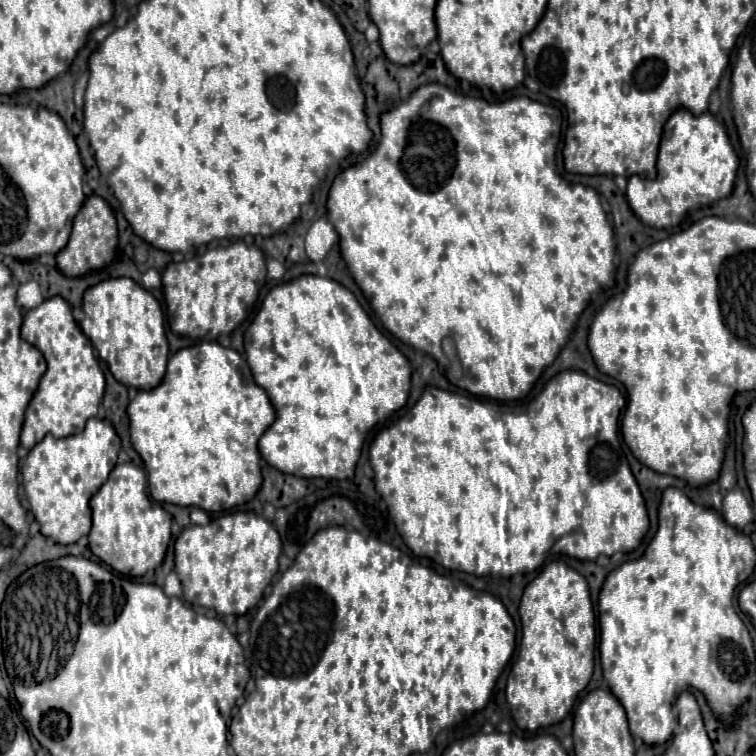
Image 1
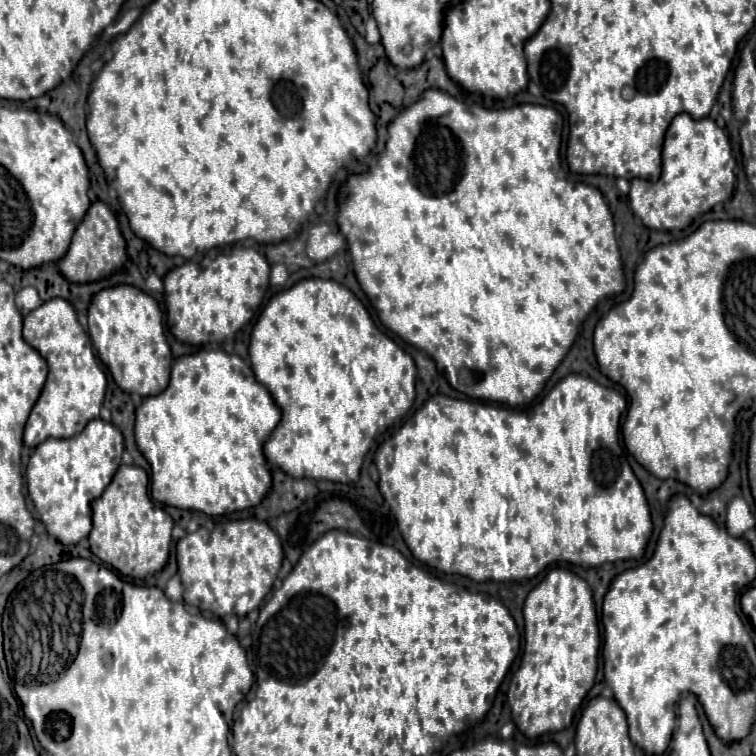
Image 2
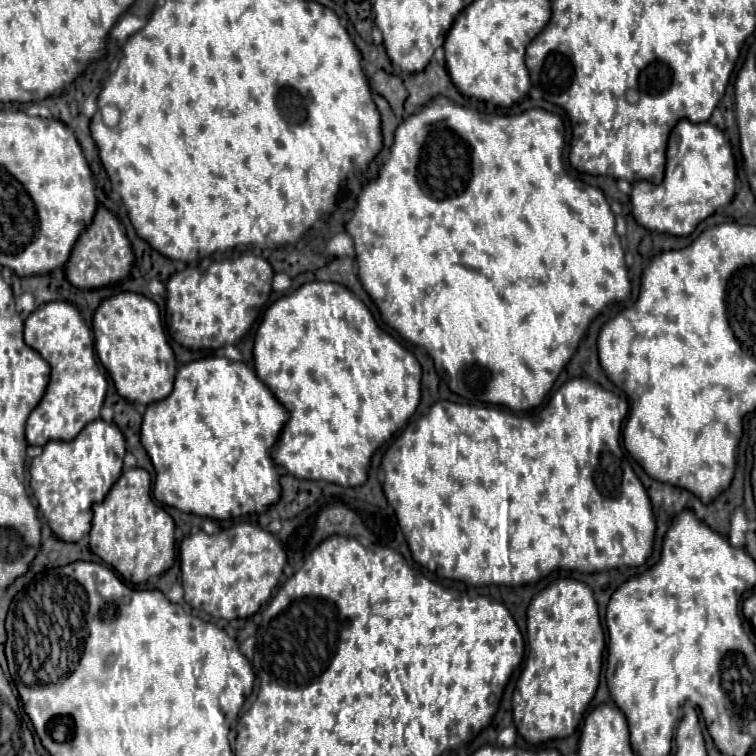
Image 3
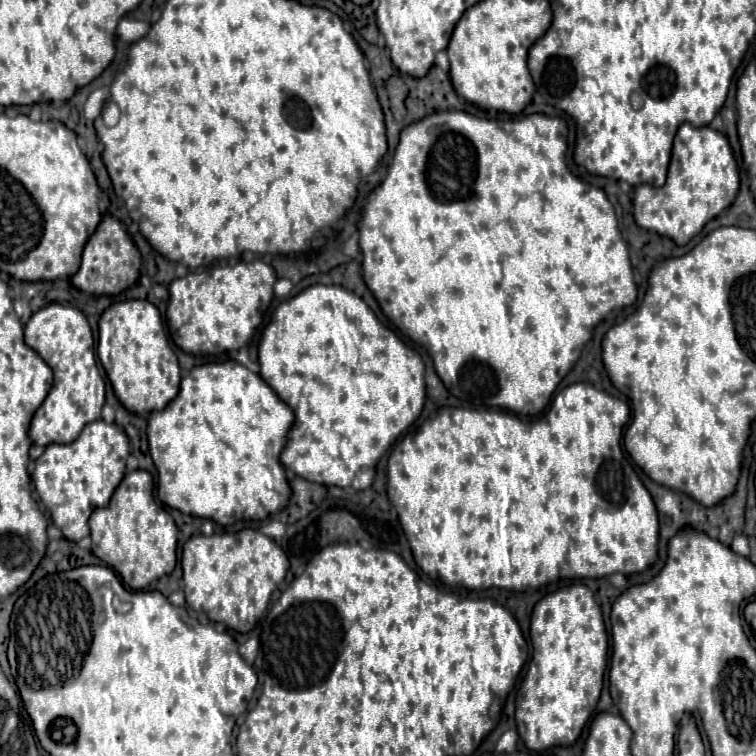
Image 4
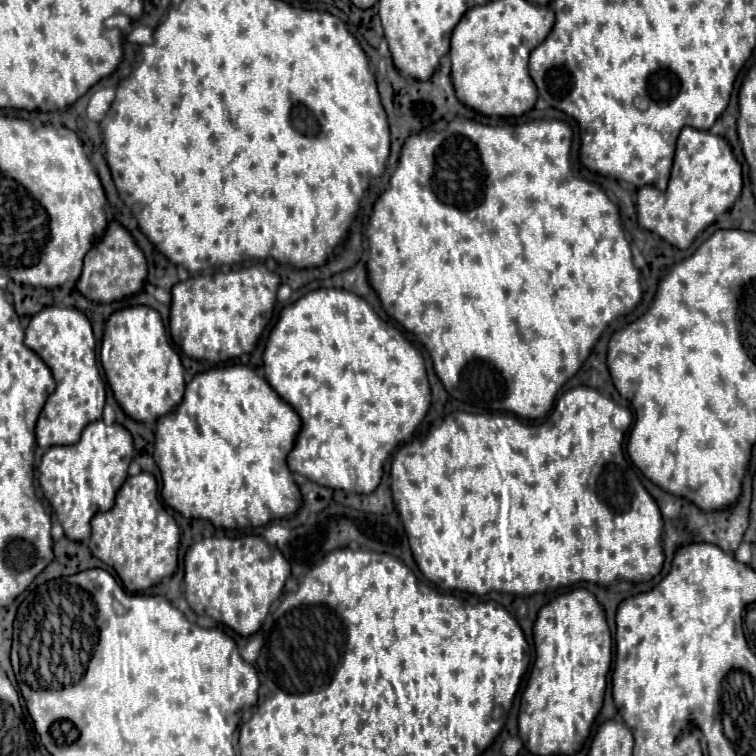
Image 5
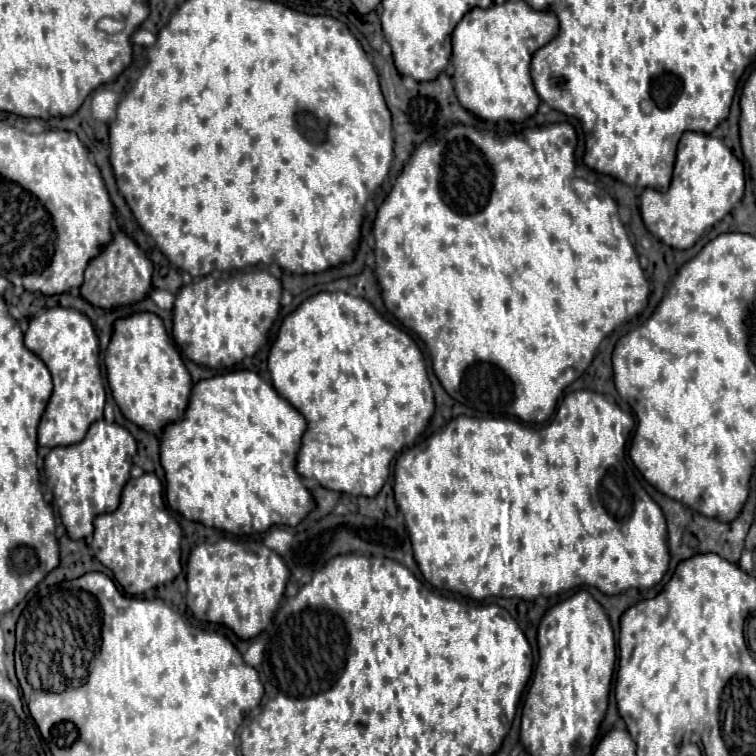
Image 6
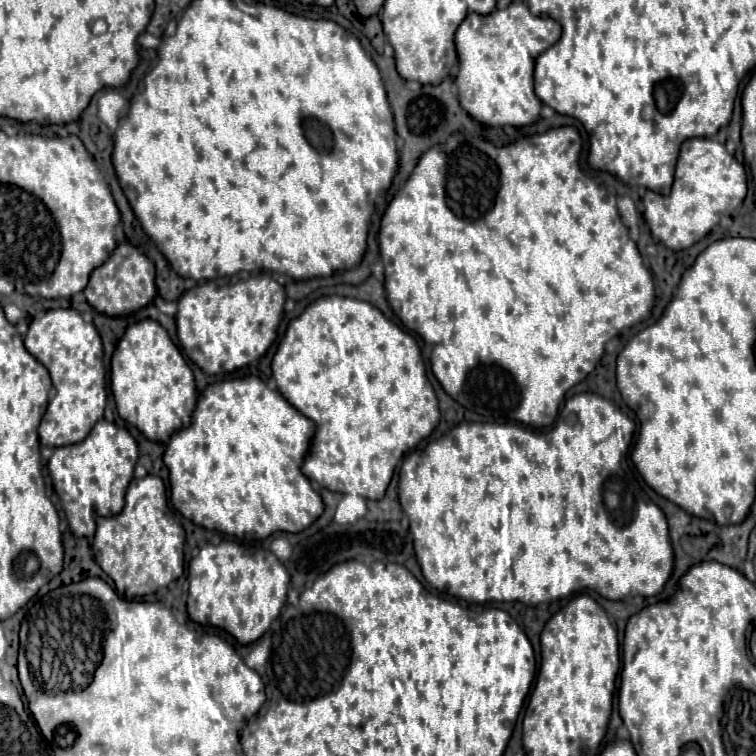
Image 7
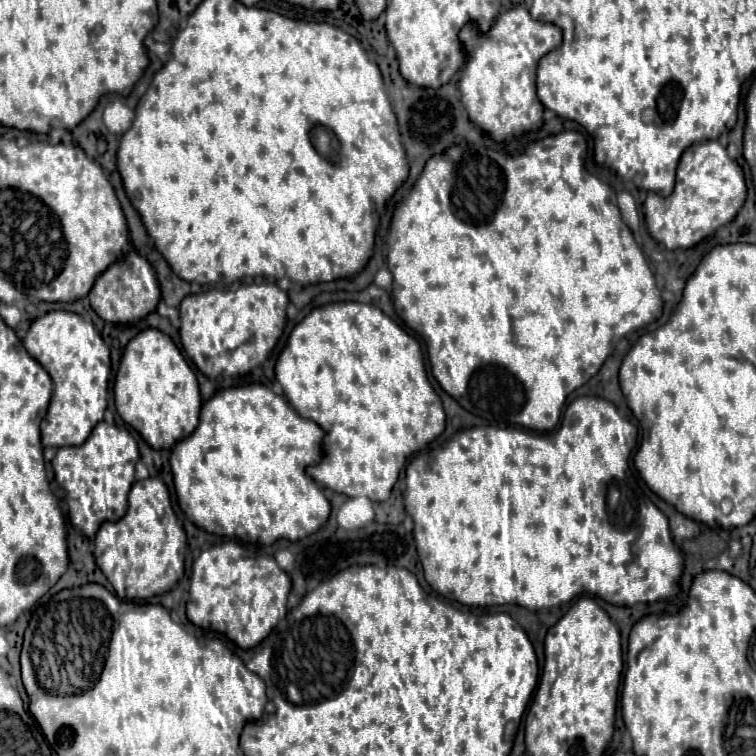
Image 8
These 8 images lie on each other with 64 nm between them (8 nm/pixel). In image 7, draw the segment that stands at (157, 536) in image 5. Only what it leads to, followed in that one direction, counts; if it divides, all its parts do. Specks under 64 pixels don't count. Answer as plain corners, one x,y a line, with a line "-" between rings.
158,476
134,478
126,490
126,504
120,514
98,518
92,552
100,568
114,580
117,593
127,600
154,594
182,576
184,528
168,508
166,488

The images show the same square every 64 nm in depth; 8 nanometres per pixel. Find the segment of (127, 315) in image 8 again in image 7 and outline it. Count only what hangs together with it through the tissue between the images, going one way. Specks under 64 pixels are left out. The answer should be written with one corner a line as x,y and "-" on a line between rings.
120,242
110,254
110,258
102,266
90,272
84,296
90,306
94,306
98,312
104,312
108,316
124,316
128,312
134,312
156,298
154,264
146,254
142,254
130,242

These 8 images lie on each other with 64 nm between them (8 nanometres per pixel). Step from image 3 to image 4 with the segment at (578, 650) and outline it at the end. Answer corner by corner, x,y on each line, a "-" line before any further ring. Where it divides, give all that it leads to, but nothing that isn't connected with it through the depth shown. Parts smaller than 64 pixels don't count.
568,584
546,594
530,616
532,660
516,692
516,728
530,750
568,746
590,720
600,698
608,634
602,610
584,584

